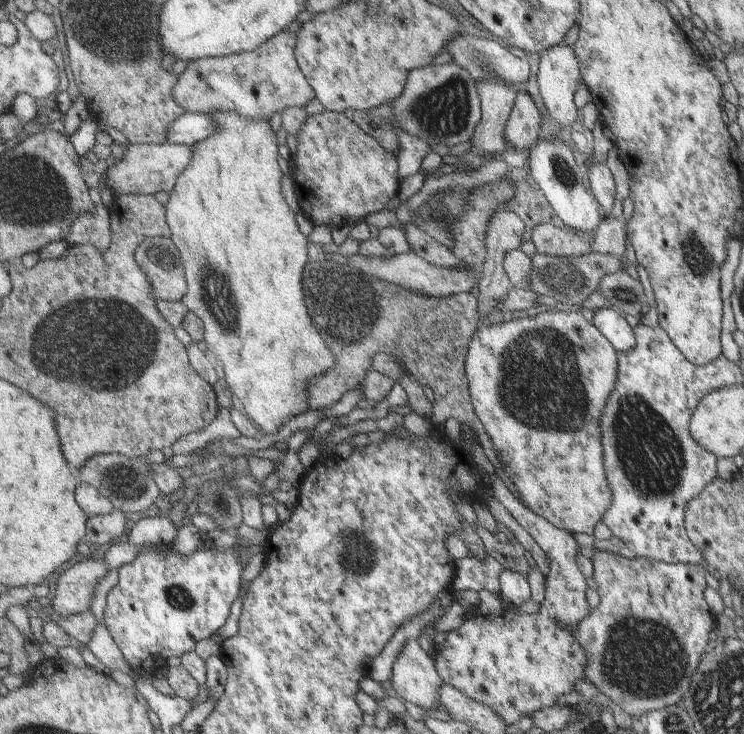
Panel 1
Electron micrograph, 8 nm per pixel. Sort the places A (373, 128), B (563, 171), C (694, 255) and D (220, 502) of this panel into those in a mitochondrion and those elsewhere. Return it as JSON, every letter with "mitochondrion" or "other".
{"A":"mitochondrion","B":"mitochondrion","C":"mitochondrion","D":"other"}

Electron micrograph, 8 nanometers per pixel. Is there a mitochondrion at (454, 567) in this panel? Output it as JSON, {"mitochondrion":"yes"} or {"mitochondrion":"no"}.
{"mitochondrion":"no"}

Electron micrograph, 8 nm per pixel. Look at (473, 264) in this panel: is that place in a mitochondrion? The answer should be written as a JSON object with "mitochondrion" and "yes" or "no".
{"mitochondrion":"no"}

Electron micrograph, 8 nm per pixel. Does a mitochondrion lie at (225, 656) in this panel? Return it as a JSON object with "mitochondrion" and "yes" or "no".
{"mitochondrion":"no"}

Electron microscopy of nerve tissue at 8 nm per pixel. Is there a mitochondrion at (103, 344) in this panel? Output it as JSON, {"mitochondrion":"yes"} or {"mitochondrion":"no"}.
{"mitochondrion":"yes"}

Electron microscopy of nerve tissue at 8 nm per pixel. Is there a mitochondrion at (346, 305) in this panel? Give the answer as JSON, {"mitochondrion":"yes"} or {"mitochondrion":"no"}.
{"mitochondrion":"yes"}

